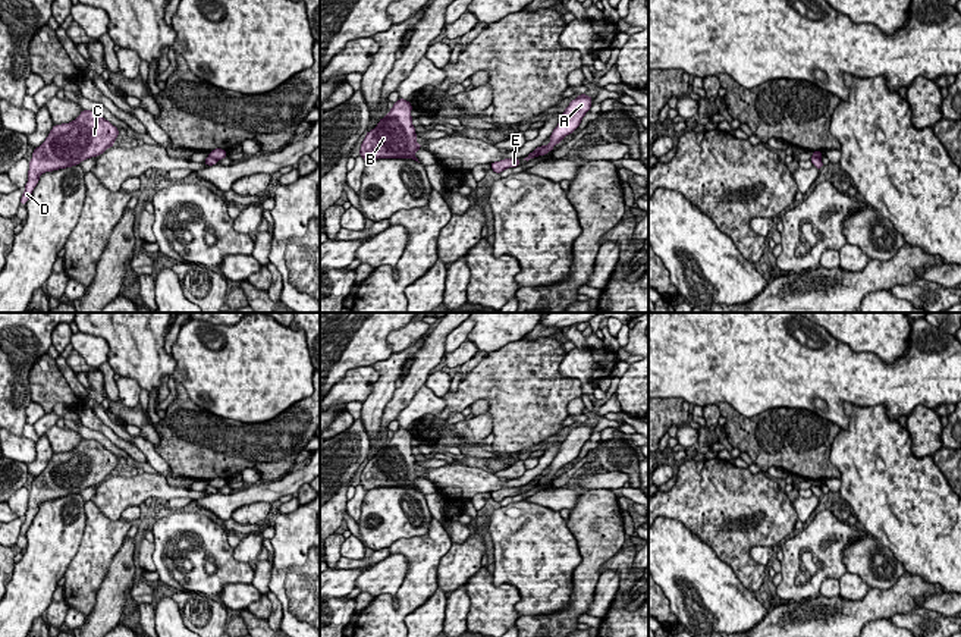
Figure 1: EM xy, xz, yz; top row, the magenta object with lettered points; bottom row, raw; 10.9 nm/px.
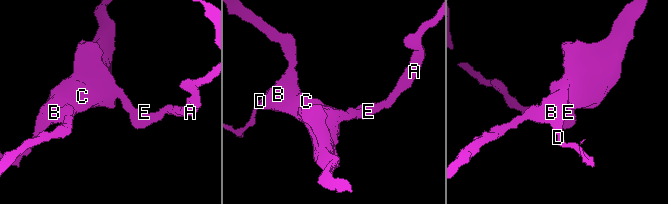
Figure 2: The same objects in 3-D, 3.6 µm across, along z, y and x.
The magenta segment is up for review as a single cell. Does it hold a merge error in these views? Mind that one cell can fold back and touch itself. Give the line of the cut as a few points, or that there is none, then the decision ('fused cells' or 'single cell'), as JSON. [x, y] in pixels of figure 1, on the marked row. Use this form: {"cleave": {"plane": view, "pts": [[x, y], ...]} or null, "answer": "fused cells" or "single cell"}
{"cleave": {"plane": "xz", "pts": [[543, 147], [537, 154]]}, "answer": "fused cells"}

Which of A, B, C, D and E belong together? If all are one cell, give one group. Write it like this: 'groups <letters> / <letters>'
groups A / B C D E

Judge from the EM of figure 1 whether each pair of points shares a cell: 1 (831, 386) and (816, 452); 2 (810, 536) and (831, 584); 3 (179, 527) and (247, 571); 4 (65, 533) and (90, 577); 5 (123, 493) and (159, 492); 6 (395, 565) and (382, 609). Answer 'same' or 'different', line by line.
1: different
2: different
3: same
4: different
5: same
6: different

